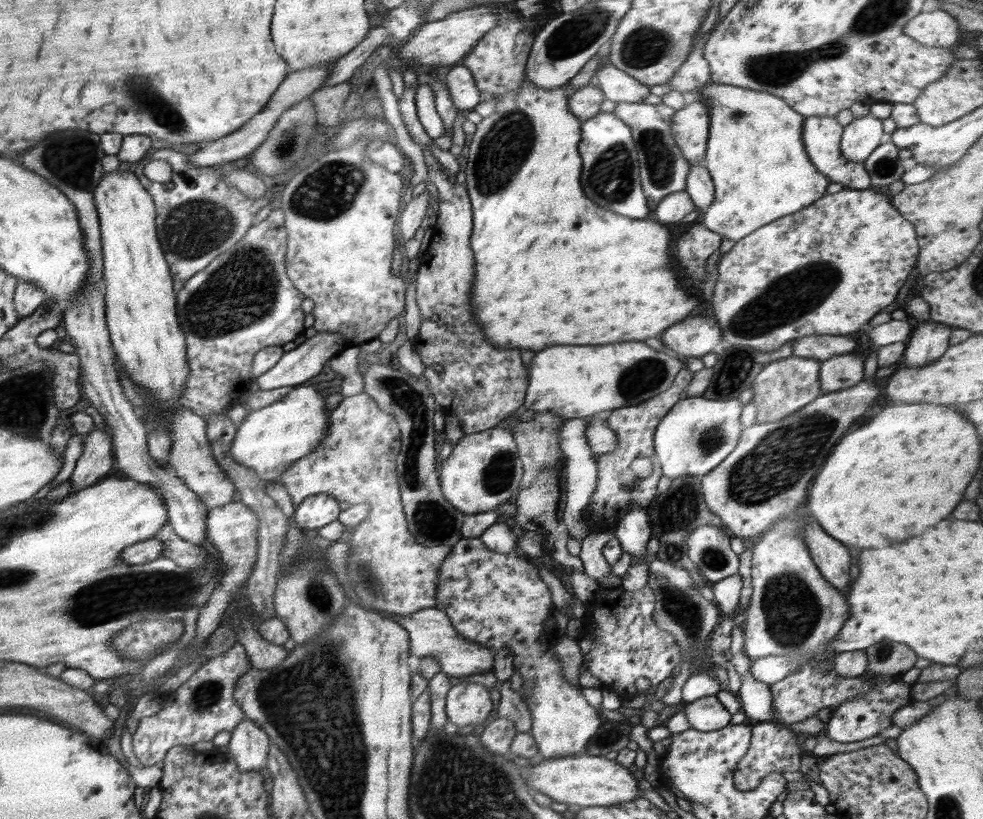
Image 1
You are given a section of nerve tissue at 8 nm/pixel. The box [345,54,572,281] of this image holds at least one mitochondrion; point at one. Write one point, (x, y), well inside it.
(505, 150)

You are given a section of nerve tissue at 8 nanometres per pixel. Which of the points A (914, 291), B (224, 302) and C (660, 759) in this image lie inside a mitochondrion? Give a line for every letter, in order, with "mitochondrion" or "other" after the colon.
A: other
B: mitochondrion
C: other

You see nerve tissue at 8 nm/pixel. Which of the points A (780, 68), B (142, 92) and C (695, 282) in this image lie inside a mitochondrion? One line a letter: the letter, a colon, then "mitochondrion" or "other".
A: mitochondrion
B: mitochondrion
C: other

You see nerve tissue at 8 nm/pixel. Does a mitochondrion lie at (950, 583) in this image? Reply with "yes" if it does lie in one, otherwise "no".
no

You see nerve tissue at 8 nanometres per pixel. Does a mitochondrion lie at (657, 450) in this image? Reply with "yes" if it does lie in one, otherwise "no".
no

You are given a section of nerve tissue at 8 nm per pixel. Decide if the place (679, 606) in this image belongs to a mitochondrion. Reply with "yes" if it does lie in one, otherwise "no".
yes

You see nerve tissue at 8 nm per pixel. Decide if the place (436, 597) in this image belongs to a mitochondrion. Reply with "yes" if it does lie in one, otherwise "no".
no

